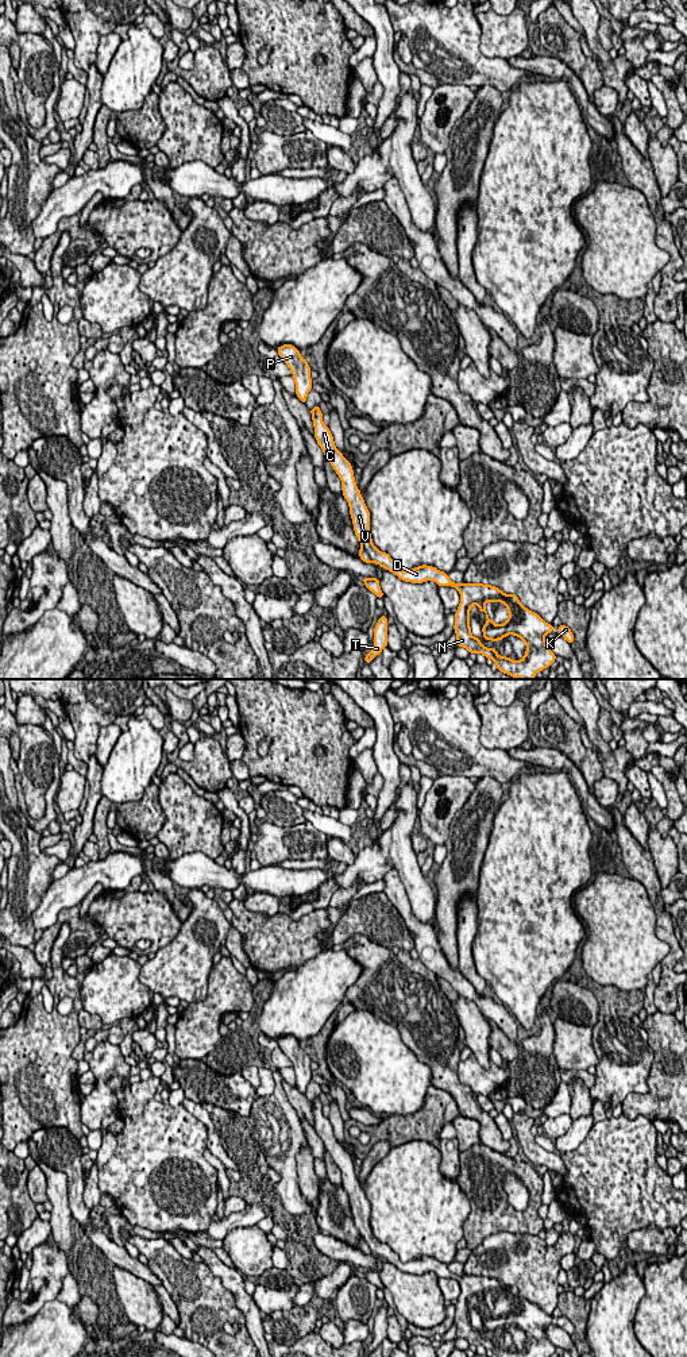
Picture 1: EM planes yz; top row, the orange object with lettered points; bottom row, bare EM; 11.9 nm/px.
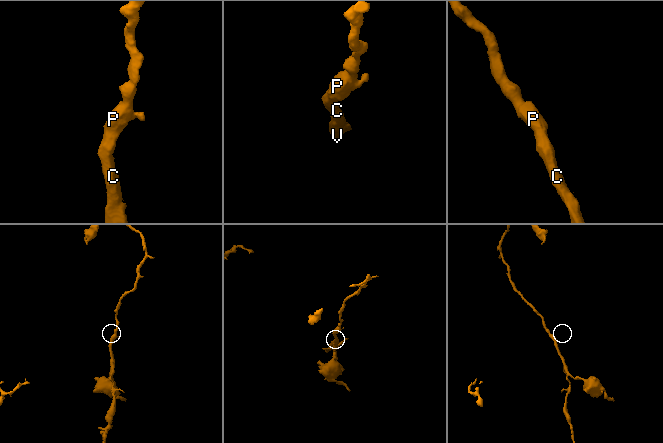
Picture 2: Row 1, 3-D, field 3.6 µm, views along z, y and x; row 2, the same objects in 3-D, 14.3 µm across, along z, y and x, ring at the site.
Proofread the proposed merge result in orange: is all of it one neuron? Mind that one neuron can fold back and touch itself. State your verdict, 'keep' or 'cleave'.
cleave

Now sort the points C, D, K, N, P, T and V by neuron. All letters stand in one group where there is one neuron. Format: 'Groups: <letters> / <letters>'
Groups: C D K N P V / T

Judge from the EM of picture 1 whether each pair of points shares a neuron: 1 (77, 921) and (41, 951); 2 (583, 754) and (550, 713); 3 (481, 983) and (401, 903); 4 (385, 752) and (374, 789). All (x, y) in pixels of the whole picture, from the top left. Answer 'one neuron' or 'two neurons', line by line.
1: one neuron
2: one neuron
3: two neurons
4: two neurons

